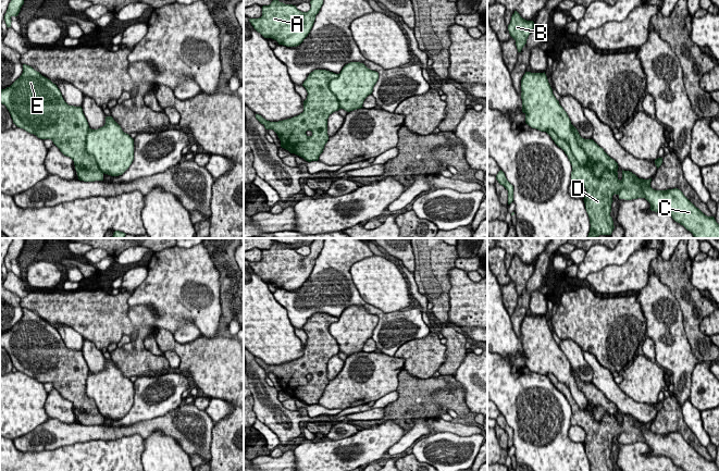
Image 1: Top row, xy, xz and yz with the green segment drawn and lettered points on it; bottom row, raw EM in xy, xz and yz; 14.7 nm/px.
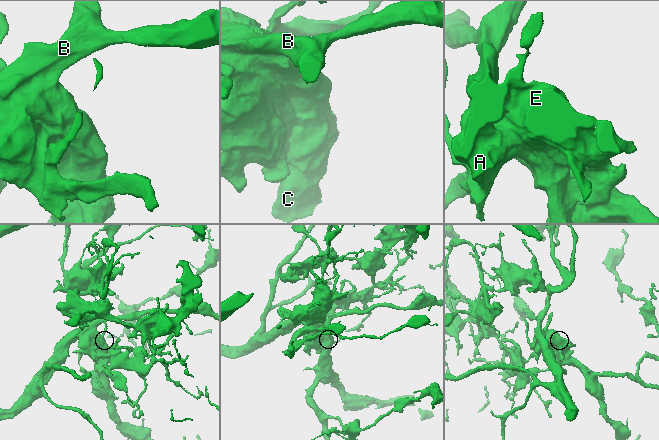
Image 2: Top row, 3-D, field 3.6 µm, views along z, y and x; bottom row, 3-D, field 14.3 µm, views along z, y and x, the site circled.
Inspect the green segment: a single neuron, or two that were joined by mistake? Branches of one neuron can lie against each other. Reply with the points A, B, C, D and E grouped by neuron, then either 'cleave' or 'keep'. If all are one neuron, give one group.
A D E / B C | cleave

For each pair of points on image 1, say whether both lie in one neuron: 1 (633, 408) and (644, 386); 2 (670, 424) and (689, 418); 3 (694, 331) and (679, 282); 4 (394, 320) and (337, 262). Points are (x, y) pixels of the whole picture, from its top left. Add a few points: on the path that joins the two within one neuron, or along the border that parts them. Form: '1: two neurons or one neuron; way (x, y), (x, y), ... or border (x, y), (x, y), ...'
1: two neurons; border (618, 385), (634, 400), (652, 403), (654, 405)
2: two neurons; border (680, 407), (683, 421), (697, 441)
3: one neuron; way (692, 319), (691, 293)
4: one neuron; way (375, 311), (359, 301), (338, 281)

